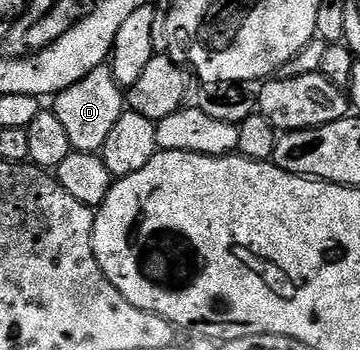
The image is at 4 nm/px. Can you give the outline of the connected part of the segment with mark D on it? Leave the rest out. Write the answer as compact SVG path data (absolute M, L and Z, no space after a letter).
M106 64L89 71L89 75L73 83L73 87L65 87L65 91L55 94L53 104L53 112L64 125L72 150L99 153L105 147L105 139L109 139L109 131L113 131L117 119L121 119L125 112L125 93L117 83L110 64Z

